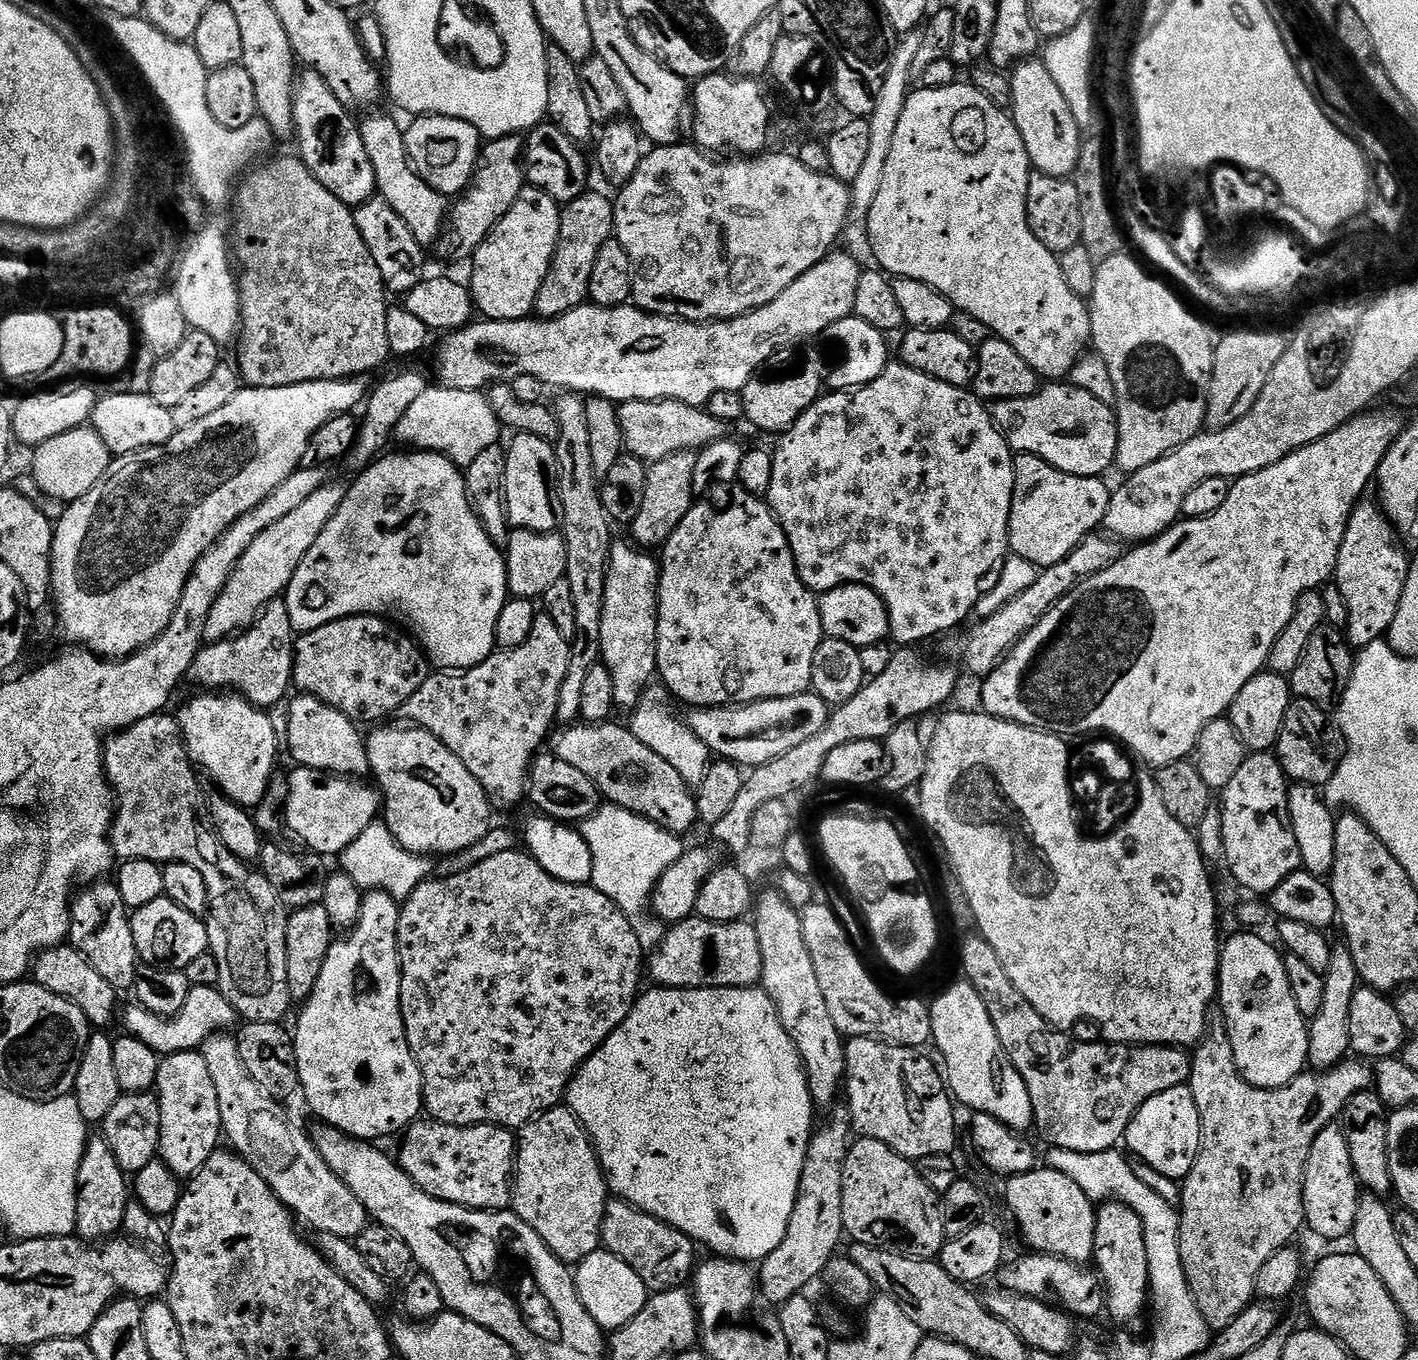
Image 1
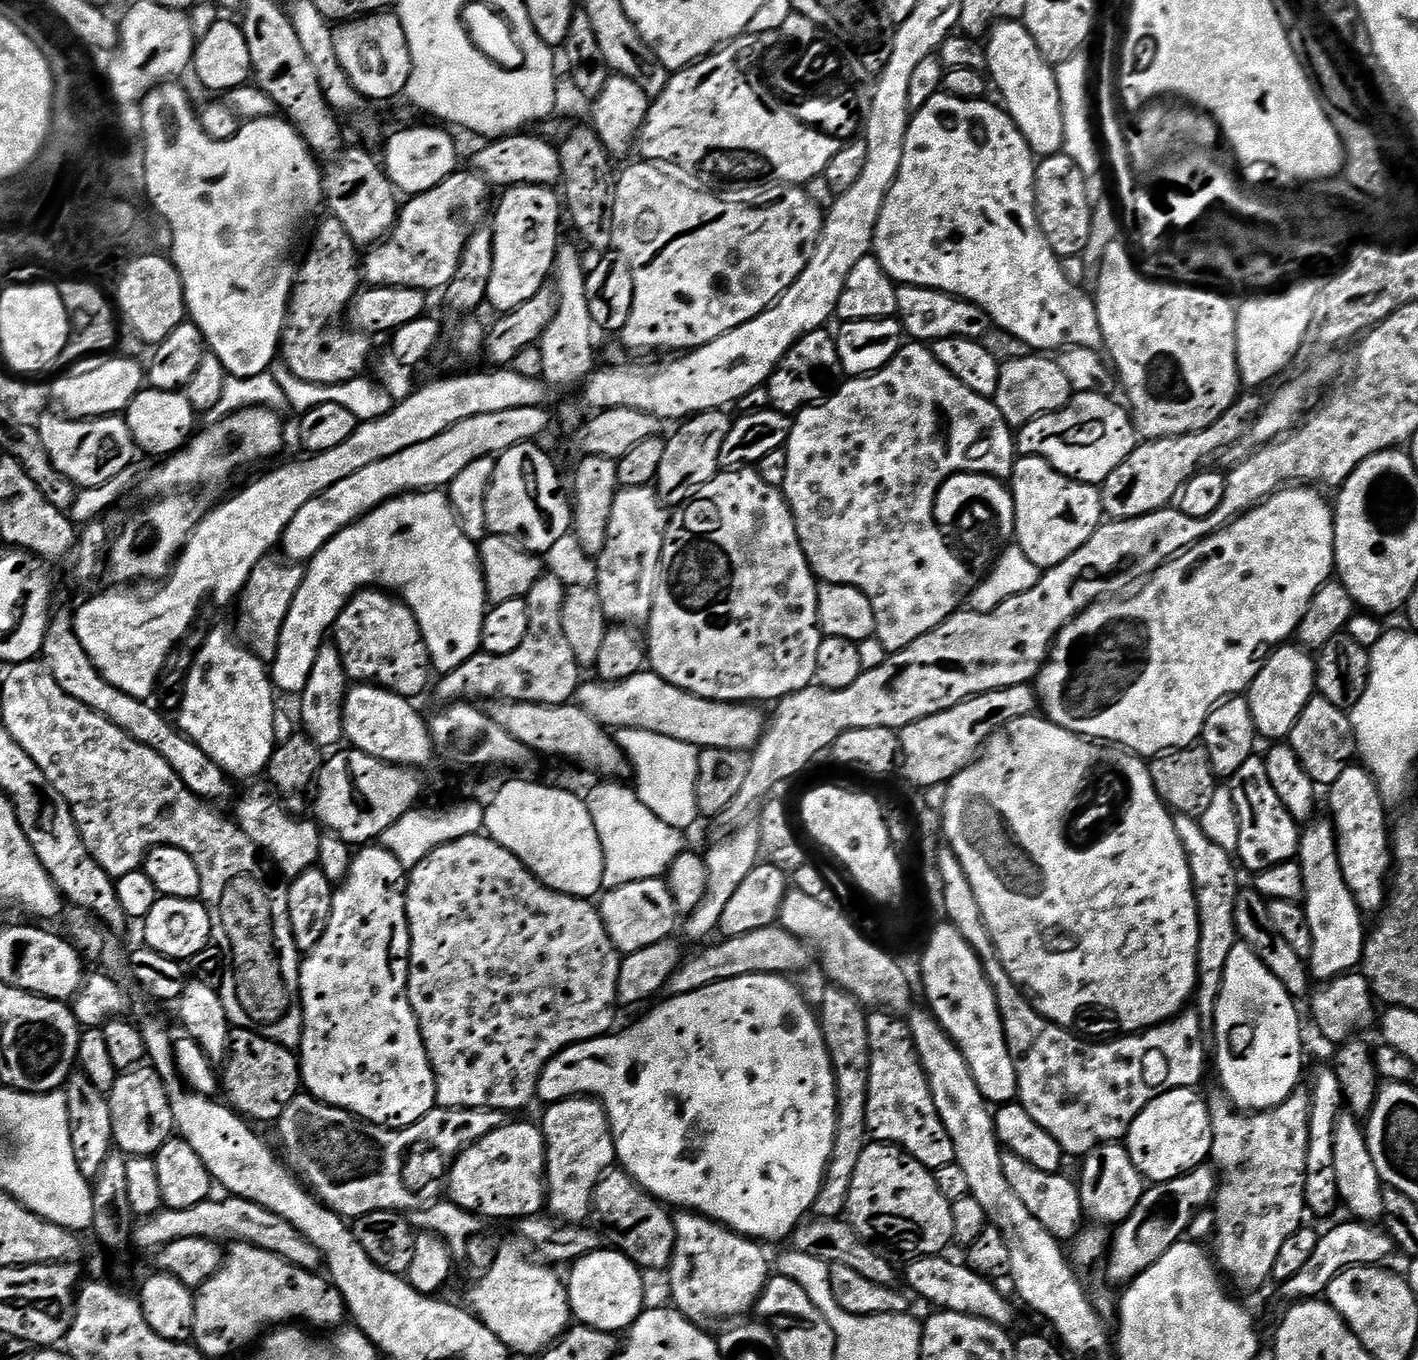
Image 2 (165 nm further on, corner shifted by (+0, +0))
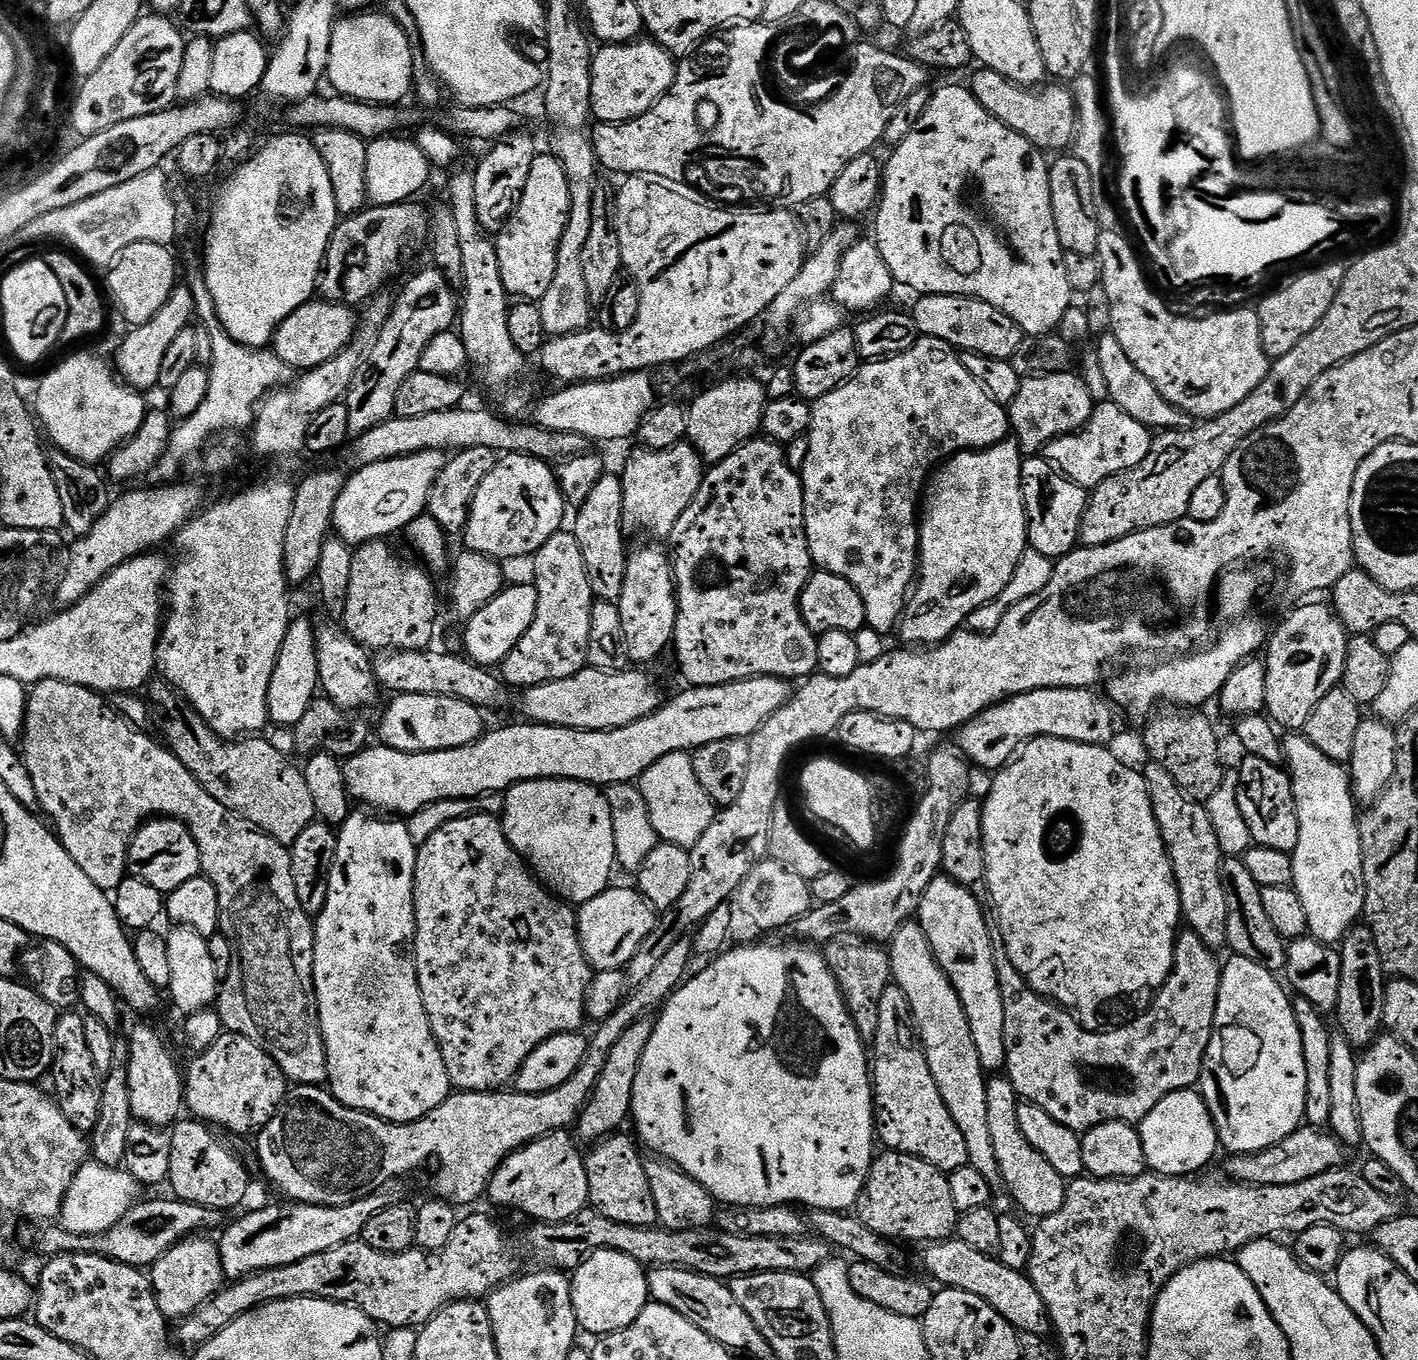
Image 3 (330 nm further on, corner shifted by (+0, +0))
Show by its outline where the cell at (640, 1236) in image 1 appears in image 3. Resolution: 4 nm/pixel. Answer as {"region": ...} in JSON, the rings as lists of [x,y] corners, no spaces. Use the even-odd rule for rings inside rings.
{"region":[[[624,1134],[604,1137],[593,1147],[596,1149],[592,1153],[587,1153],[584,1165],[588,1179],[588,1203],[598,1214],[610,1218],[610,1222],[622,1222],[622,1226],[639,1228],[653,1227],[657,1218],[654,1194],[650,1194],[650,1182],[646,1178],[645,1157],[640,1156],[641,1149],[634,1143],[631,1135],[620,1135]]]}

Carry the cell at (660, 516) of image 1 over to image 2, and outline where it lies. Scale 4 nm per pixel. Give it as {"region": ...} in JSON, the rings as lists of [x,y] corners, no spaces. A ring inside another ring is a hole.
{"region":[[[727,411],[700,412],[690,416],[679,425],[680,428],[672,437],[664,440],[665,453],[662,454],[662,463],[658,465],[658,474],[654,485],[660,501],[665,506],[683,506],[695,497],[696,493],[716,477],[721,471],[720,455],[722,442],[726,442],[726,434],[730,434],[733,417],[727,416]]]}

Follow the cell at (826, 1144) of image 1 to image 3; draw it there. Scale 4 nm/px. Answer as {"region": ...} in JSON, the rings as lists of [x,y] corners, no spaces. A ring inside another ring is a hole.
{"region":[[[843,936],[834,938],[823,945],[824,961],[834,974],[838,986],[844,995],[846,1006],[854,1018],[854,1026],[858,1026],[861,1036],[875,1037],[878,1030],[878,1002],[882,1002],[882,994],[893,983],[892,967],[887,951],[881,945],[864,940],[860,936]]]}

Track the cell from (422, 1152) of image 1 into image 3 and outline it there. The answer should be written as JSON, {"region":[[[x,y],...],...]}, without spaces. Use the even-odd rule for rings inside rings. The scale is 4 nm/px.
{"region":[[[568,1130],[552,1132],[509,1154],[490,1178],[487,1199],[504,1208],[517,1208],[541,1224],[566,1222],[589,1207],[586,1156],[576,1149],[577,1141],[571,1135]]]}

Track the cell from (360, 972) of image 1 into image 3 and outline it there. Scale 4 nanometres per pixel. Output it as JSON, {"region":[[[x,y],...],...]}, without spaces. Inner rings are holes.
{"region":[[[364,810],[353,811],[352,815],[346,818],[346,822],[339,825],[336,841],[338,842],[338,850],[334,854],[334,866],[330,870],[330,890],[328,891],[328,901],[326,906],[320,912],[320,915],[315,917],[314,927],[316,930],[316,941],[314,942],[314,974],[312,981],[314,982],[314,990],[316,991],[316,1005],[318,1006],[318,1014],[320,1015],[320,1025],[322,1026],[322,1038],[326,1046],[326,1066],[328,1067],[328,1079],[326,1081],[327,1087],[335,1100],[342,1102],[346,1106],[350,1106],[359,1112],[368,1112],[372,1116],[377,1116],[383,1120],[389,1120],[391,1124],[409,1124],[415,1120],[421,1120],[426,1114],[430,1114],[430,1110],[434,1110],[438,1106],[442,1106],[442,1102],[446,1102],[446,1098],[453,1091],[450,1078],[446,1074],[446,1062],[442,1062],[442,1050],[438,1046],[438,1042],[432,1033],[432,1027],[428,1021],[426,1014],[426,1006],[422,1002],[422,994],[418,986],[418,974],[416,973],[416,903],[414,902],[414,870],[416,869],[416,849],[415,844],[410,838],[410,830],[407,823],[400,818],[381,818],[376,814],[369,814]]]}

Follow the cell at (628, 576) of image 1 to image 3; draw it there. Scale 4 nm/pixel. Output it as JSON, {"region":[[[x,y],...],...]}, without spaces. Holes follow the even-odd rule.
{"region":[[[687,442],[670,446],[670,450],[650,450],[637,447],[636,453],[624,464],[624,526],[629,533],[645,532],[667,541],[671,537],[678,518],[694,502],[700,481],[706,471],[698,450]]]}

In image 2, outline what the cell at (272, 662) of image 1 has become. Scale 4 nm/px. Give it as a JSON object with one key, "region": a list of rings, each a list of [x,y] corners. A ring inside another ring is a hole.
{"region":[[[280,554],[266,555],[262,558],[262,562],[258,562],[258,566],[254,566],[248,585],[238,597],[238,605],[240,604],[244,613],[241,614],[235,631],[238,633],[240,643],[250,649],[258,659],[265,662],[276,659],[282,638],[282,626],[286,622],[286,614],[290,614],[294,594],[298,594],[298,586],[302,586],[304,574],[305,569],[299,563]]]}

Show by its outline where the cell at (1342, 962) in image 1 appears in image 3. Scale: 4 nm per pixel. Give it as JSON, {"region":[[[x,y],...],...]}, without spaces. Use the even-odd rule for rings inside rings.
{"region":[[[1303,734],[1285,735],[1282,743],[1298,814],[1298,846],[1290,853],[1294,866],[1292,884],[1298,898],[1302,898],[1311,939],[1336,946],[1364,914],[1364,863],[1360,845],[1360,821],[1356,812],[1358,801],[1352,794],[1350,772],[1345,765],[1326,758],[1326,754],[1322,754],[1322,750],[1318,750],[1318,746],[1314,746],[1314,742],[1310,742]]]}

